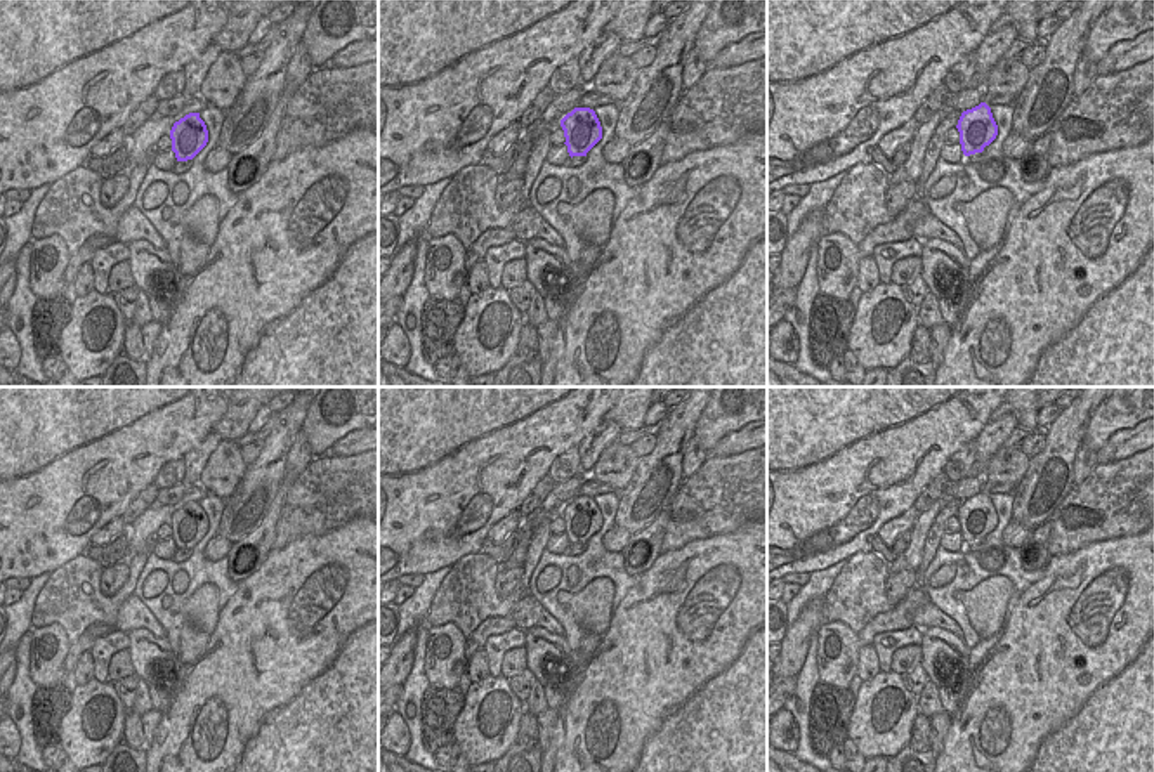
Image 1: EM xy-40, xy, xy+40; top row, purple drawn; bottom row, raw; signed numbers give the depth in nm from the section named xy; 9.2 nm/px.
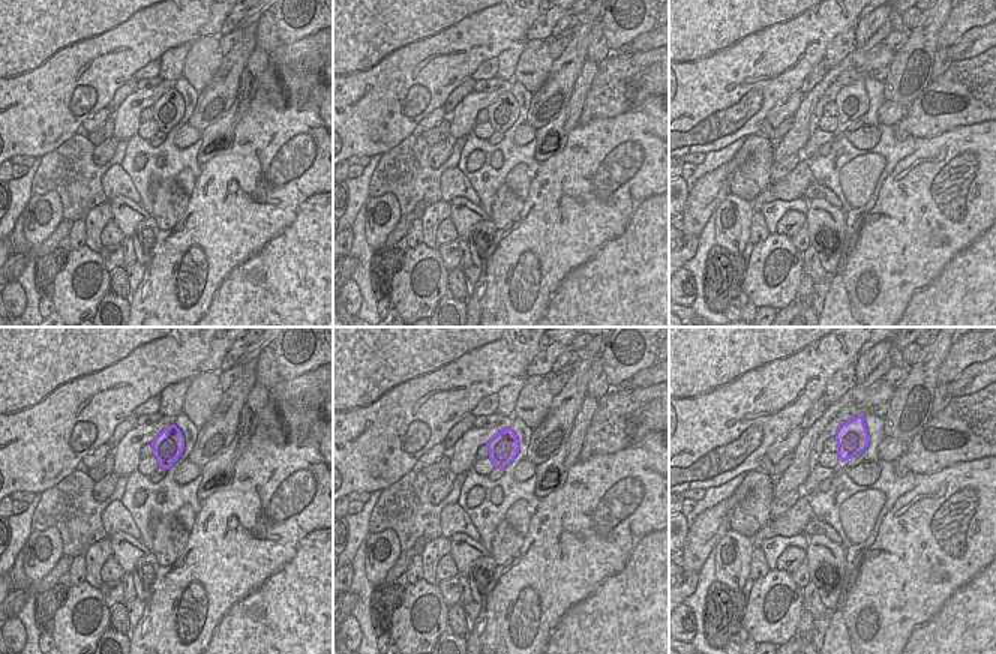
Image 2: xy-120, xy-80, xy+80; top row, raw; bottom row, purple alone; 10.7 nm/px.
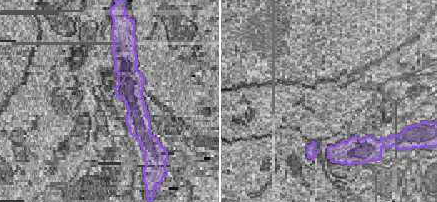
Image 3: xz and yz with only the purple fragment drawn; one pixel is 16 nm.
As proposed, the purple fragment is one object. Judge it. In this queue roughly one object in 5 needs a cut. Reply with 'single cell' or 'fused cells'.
single cell

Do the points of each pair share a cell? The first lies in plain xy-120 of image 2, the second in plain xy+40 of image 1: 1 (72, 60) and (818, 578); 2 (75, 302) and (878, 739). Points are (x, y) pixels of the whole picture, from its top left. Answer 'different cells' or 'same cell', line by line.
1: different cells
2: same cell

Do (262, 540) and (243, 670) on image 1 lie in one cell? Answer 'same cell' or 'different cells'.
different cells

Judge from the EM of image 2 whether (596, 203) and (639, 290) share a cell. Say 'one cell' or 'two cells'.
one cell

